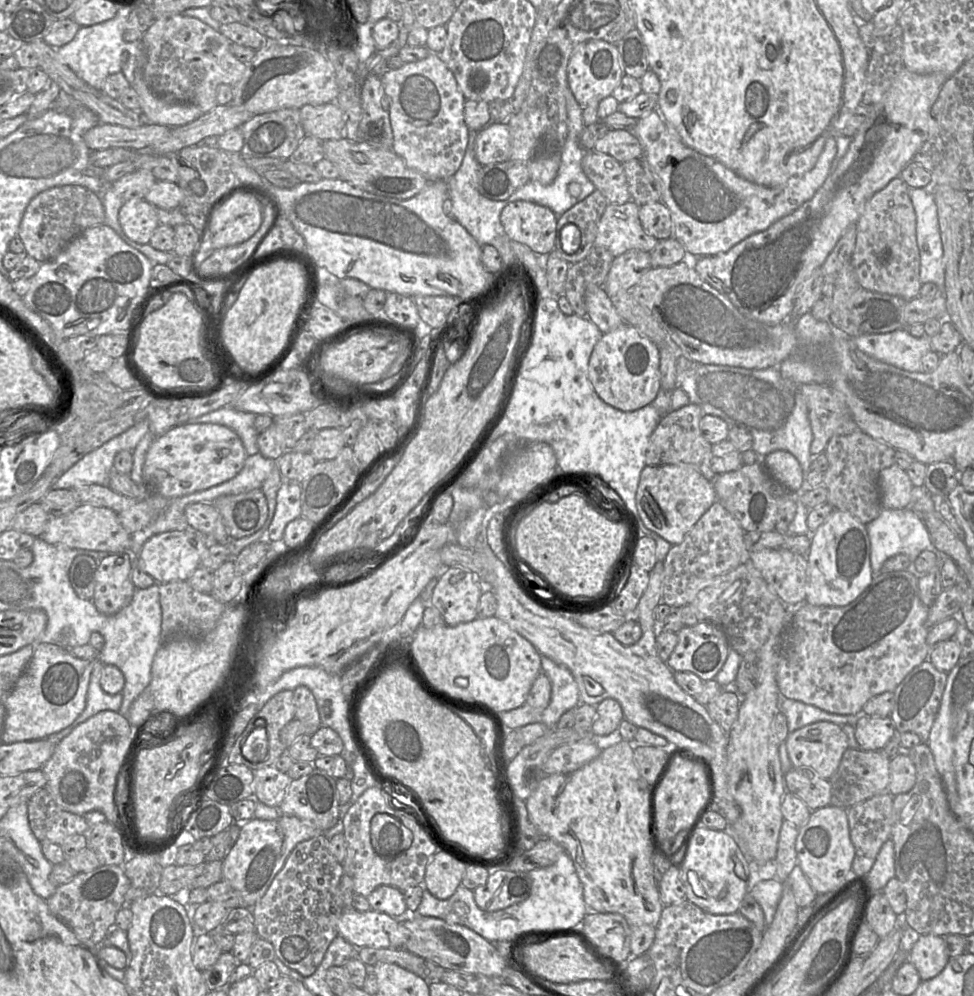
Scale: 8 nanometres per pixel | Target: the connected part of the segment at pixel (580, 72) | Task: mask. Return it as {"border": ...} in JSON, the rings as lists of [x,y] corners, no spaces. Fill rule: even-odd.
{"border":[[[588,40],[577,45],[570,56],[567,67],[569,89],[582,107],[591,101],[600,102],[611,96],[620,84],[623,75],[616,46],[603,40]]]}

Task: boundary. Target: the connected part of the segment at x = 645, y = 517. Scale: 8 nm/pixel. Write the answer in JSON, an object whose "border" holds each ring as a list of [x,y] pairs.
{"border":[[[692,465],[645,466],[636,492],[637,512],[644,526],[672,546],[680,544],[685,535],[716,502],[713,483]]]}

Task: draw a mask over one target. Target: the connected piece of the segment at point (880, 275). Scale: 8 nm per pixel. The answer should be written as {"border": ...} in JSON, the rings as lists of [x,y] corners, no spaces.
{"border":[[[901,177],[892,179],[868,200],[857,225],[850,262],[859,285],[869,291],[899,296],[906,301],[919,296],[920,254],[916,241],[916,214],[909,187]]]}

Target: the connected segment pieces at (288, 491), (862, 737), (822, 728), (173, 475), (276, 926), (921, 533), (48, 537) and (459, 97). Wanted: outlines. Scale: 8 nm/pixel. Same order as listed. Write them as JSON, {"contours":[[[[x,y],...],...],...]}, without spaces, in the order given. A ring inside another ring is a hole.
{"contours":[[[[284,481],[278,490],[276,510],[268,528],[267,541],[282,543],[286,526],[293,520],[302,517],[301,483]]],[[[862,713],[854,728],[859,749],[864,751],[881,751],[896,733],[889,716],[869,716]]],[[[827,721],[790,732],[785,743],[793,768],[809,768],[827,780],[835,773],[849,748],[842,727]]],[[[184,423],[172,427],[150,445],[143,465],[144,484],[167,499],[219,485],[243,468],[247,453],[239,436],[214,423]]],[[[321,834],[296,845],[265,894],[251,908],[258,937],[269,941],[276,957],[302,976],[311,976],[317,970],[329,945],[339,935],[337,924],[344,910],[341,893],[343,874],[342,863],[330,852],[330,839]]],[[[882,508],[879,516],[866,524],[866,531],[870,540],[870,564],[873,577],[881,573],[884,562],[895,555],[904,554],[914,562],[922,551],[933,549],[925,524],[910,508]]],[[[81,504],[72,512],[58,517],[50,517],[46,529],[40,537],[49,544],[63,544],[70,548],[79,548],[108,553],[119,553],[130,550],[131,534],[129,534],[117,516],[106,507]]],[[[430,52],[422,60],[383,71],[380,78],[389,105],[392,151],[429,181],[448,181],[462,164],[469,138],[464,121],[466,99],[453,73],[437,53]]]]}

